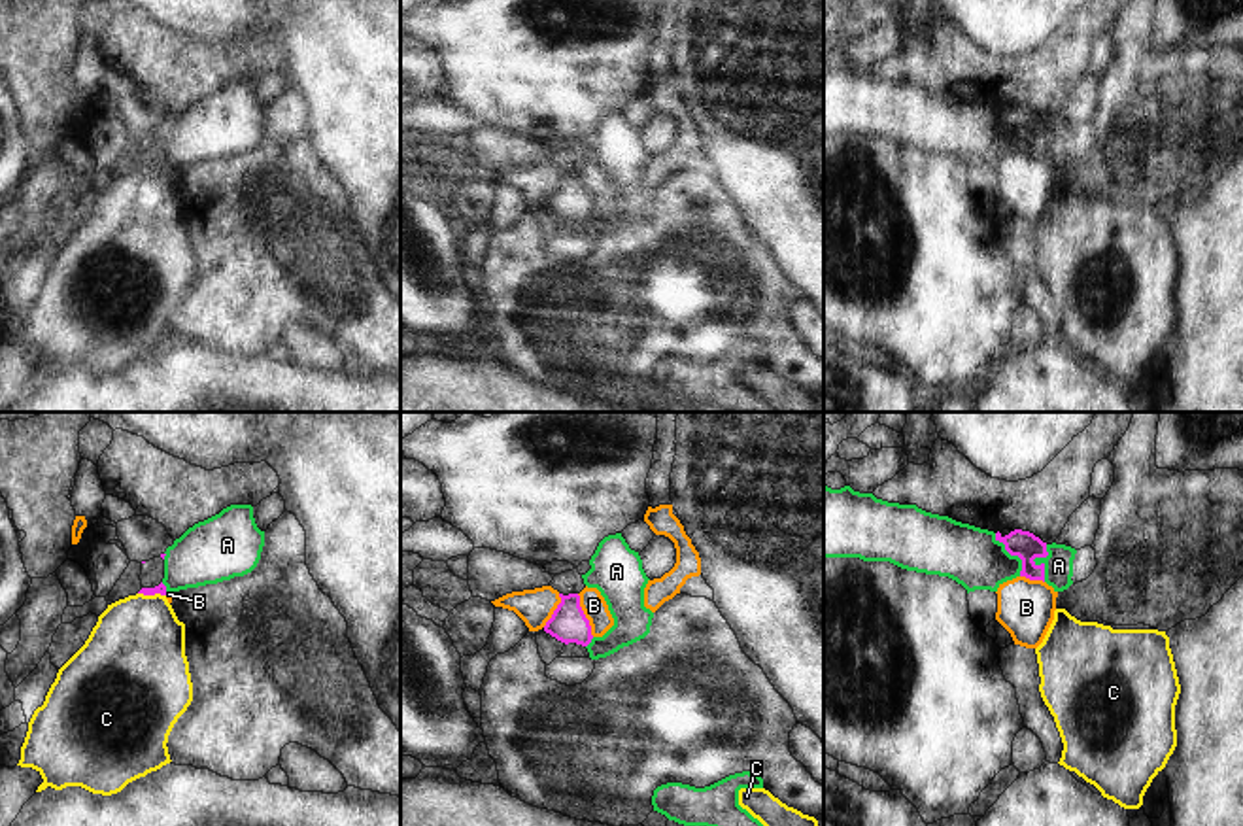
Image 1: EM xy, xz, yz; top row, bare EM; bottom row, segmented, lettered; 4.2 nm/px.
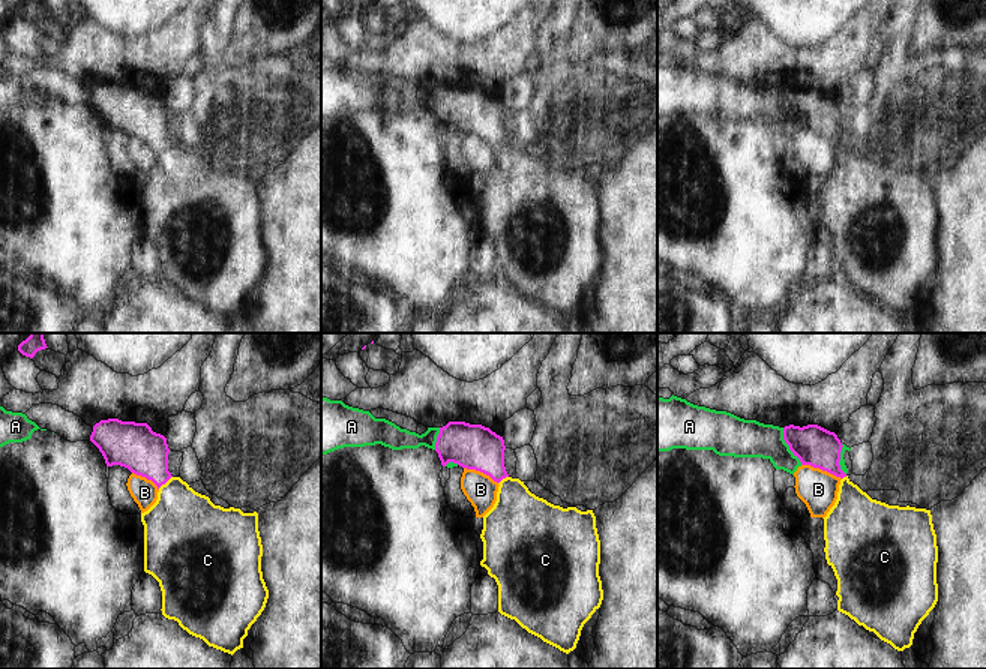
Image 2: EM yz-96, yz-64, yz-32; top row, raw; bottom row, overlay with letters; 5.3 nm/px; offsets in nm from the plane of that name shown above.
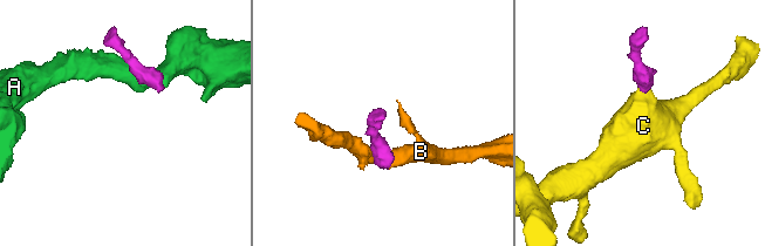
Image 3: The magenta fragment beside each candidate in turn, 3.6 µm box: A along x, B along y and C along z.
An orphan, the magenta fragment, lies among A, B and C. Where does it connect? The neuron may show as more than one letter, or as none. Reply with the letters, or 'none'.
C

